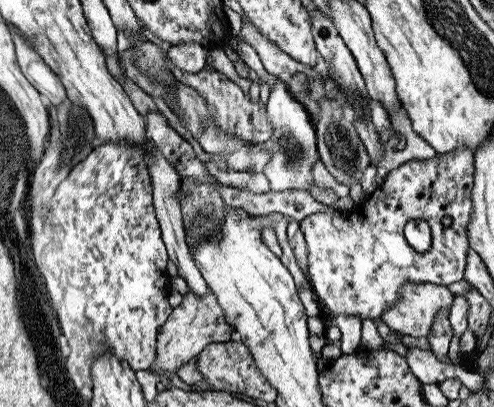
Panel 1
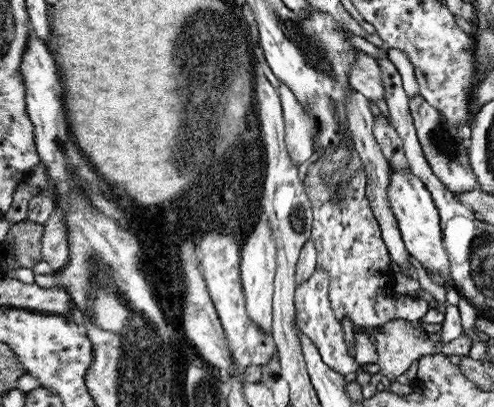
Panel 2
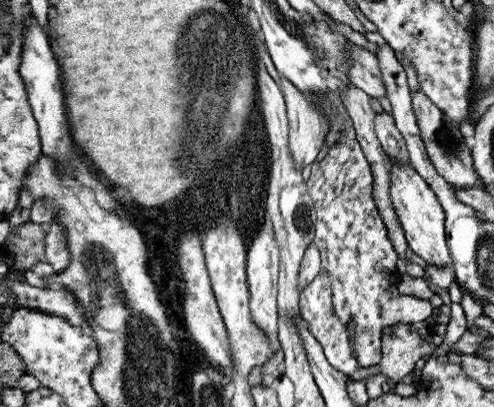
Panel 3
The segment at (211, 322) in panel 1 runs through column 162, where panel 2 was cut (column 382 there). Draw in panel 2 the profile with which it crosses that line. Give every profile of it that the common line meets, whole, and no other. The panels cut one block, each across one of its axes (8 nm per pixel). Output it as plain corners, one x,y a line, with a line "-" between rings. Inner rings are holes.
392,320
392,322
382,324
382,326
380,326
380,332
376,334
376,350
378,350
380,374
382,374
382,376
388,376
388,380
394,382
400,374
404,374
404,372
410,368
410,364
412,364
414,360
420,360
422,356
436,356
436,354
452,356
452,354
456,354
456,356
464,358
464,356
468,356
470,348
474,346
474,340
478,340
478,338
468,338
468,336
464,334
464,336
452,340
452,342
442,344
442,340
440,340
440,342
432,342
428,336
430,336
430,334
426,334
426,332
420,330
414,322
408,322
408,320

